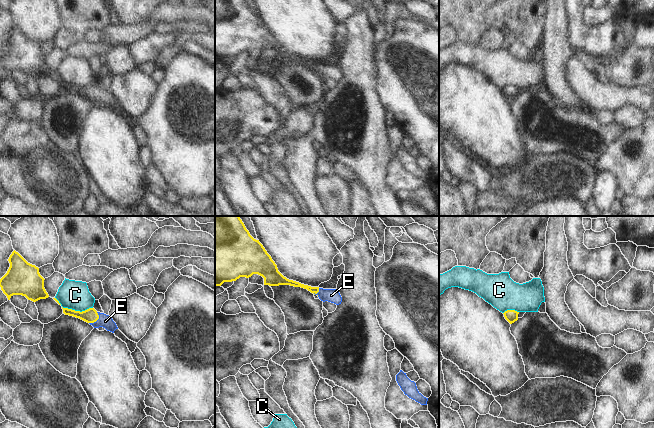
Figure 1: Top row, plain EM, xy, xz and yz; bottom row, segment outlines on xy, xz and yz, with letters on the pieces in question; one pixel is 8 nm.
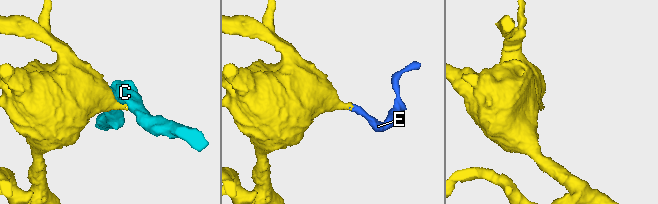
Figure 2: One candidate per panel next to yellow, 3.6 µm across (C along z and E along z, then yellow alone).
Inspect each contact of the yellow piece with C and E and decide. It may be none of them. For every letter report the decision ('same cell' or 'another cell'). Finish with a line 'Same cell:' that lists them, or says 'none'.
C: another cell
E: same cell
Same cell: E

